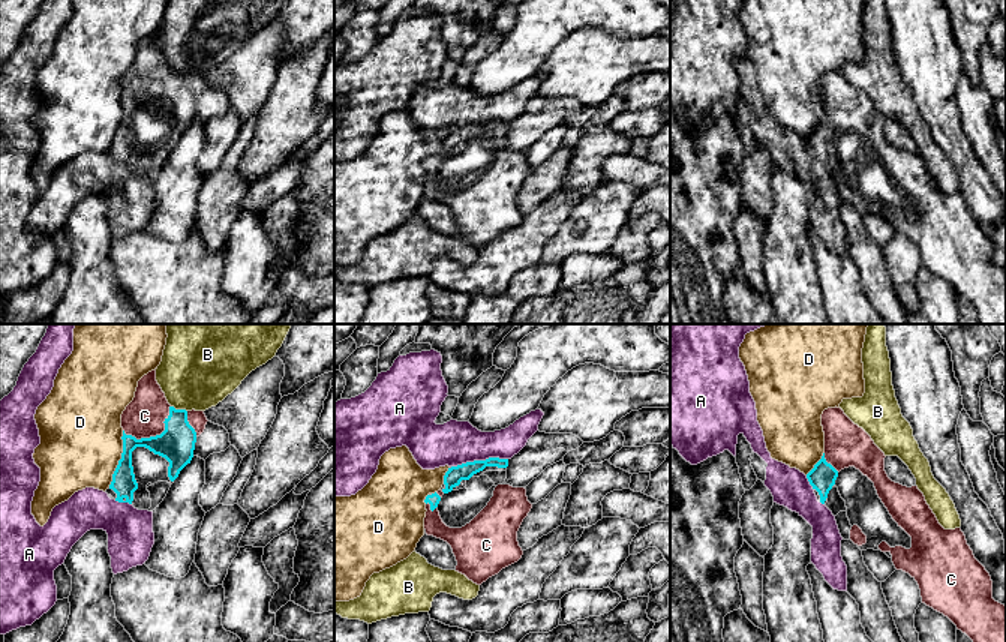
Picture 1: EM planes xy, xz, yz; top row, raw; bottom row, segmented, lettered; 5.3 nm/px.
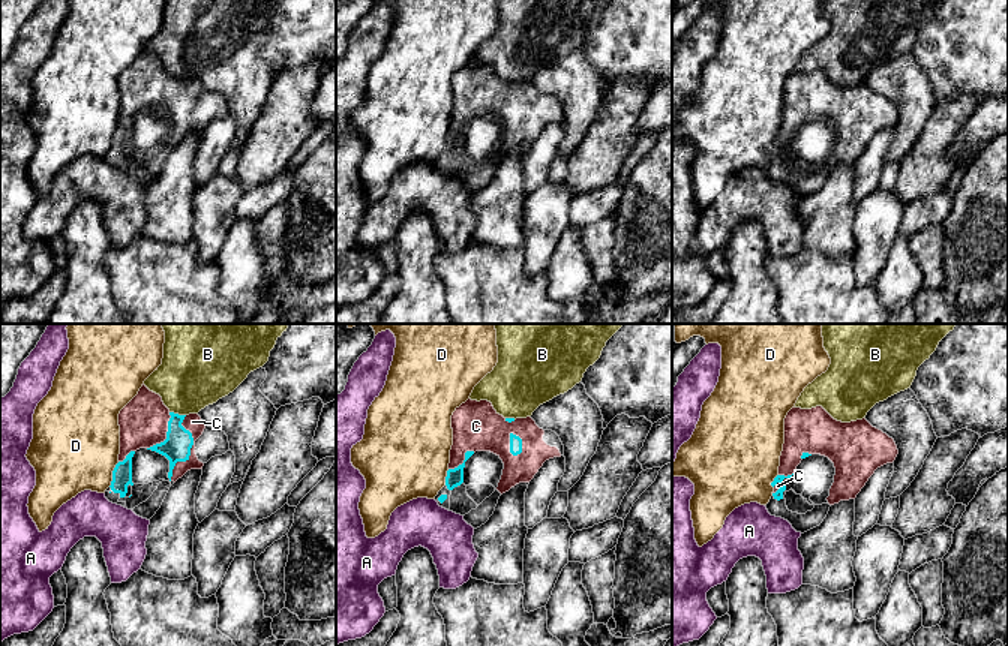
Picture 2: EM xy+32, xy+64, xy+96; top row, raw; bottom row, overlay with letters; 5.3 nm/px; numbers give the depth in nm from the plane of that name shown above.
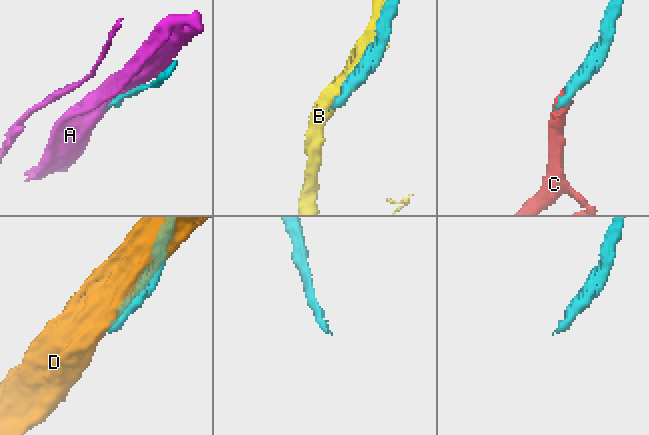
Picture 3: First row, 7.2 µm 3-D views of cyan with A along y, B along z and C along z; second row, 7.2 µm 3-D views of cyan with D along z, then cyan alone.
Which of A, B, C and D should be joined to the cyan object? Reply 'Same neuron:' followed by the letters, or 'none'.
Same neuron: C

